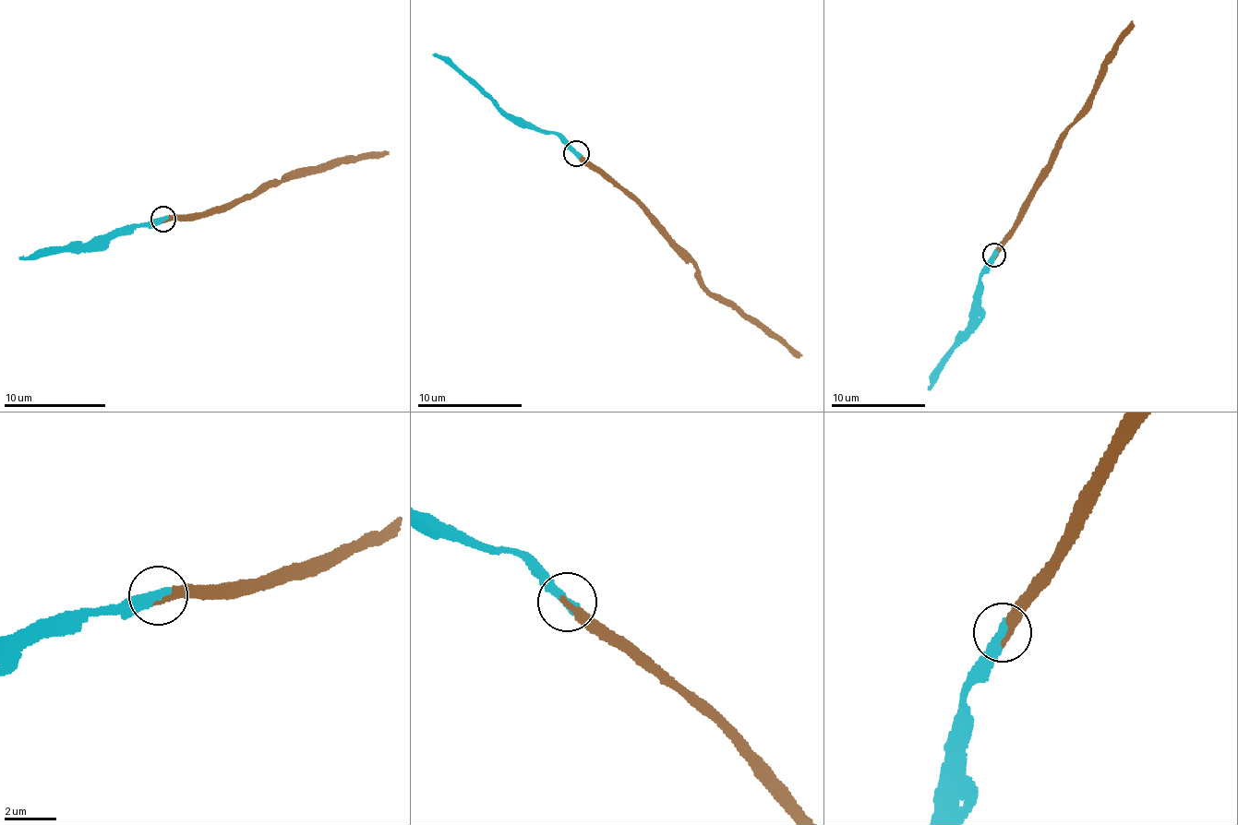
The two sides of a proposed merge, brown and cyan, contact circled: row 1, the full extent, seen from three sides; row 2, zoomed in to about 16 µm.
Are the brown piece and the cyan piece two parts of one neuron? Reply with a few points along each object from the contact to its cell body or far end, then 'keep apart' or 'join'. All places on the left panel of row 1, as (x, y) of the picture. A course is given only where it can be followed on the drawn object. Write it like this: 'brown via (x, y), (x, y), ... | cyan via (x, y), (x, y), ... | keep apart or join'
brown via (162, 220), (220, 213), (271, 183), (296, 174), (325, 173), (337, 163), (388, 151) | cyan via (162, 220), (19, 257) | join

